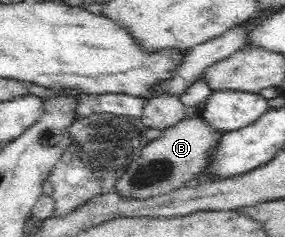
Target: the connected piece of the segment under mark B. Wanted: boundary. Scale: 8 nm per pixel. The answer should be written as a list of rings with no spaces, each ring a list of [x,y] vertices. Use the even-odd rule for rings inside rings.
[[[199,117],[185,119],[170,126],[161,137],[150,141],[141,151],[141,156],[114,182],[113,189],[125,200],[140,200],[157,197],[185,186],[191,178],[197,177],[205,167],[206,154],[210,146],[222,137],[214,132]]]

